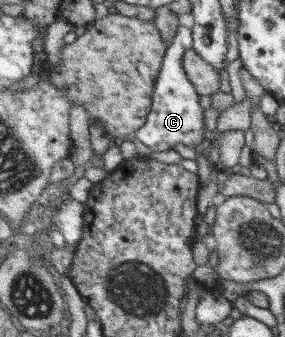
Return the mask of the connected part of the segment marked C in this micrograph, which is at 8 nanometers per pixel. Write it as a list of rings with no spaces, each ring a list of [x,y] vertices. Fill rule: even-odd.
[[[180,26],[174,42],[168,46],[162,72],[160,72],[156,88],[154,88],[153,106],[146,125],[141,127],[135,135],[152,152],[170,151],[180,143],[204,151],[209,146],[211,133],[206,127],[205,110],[200,105],[200,93],[190,81],[183,64],[184,54],[192,47],[193,29]]]

